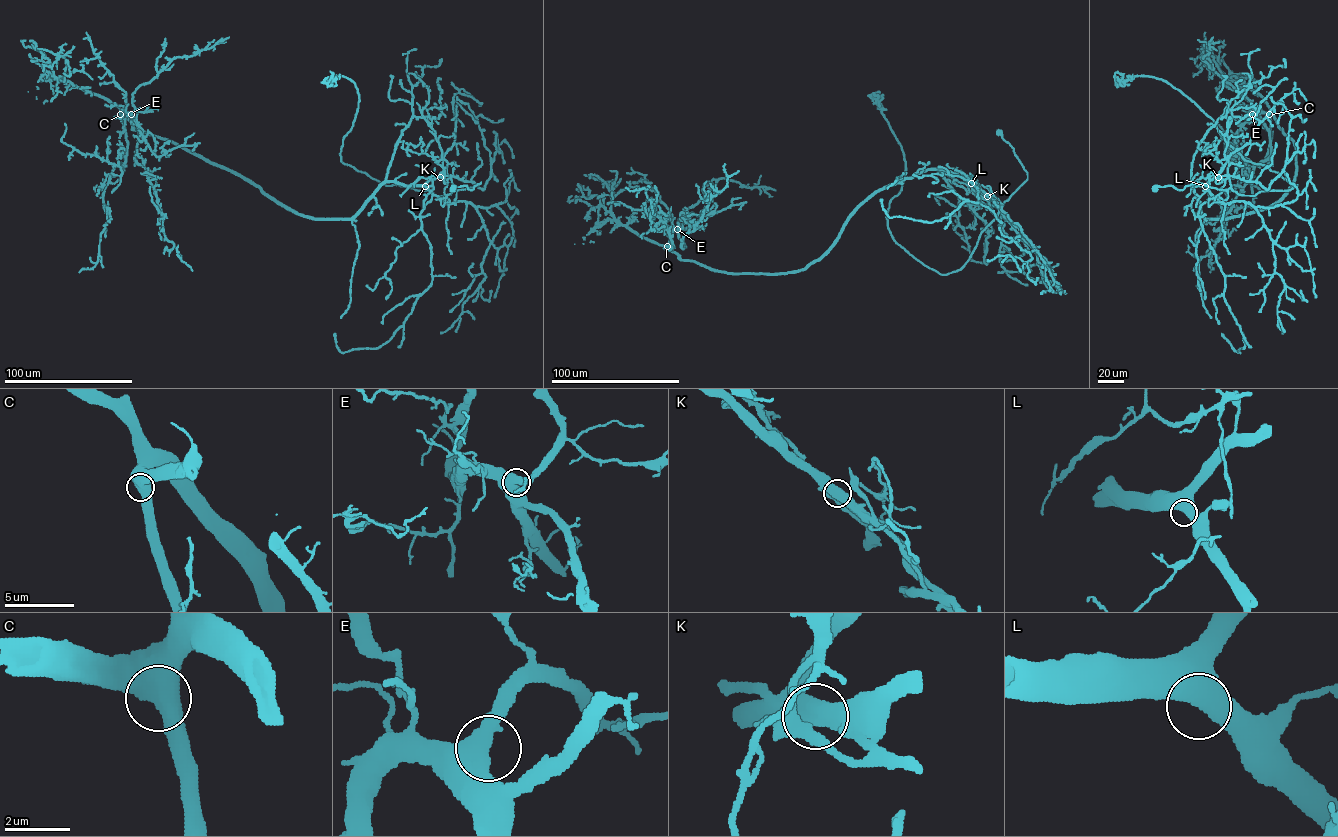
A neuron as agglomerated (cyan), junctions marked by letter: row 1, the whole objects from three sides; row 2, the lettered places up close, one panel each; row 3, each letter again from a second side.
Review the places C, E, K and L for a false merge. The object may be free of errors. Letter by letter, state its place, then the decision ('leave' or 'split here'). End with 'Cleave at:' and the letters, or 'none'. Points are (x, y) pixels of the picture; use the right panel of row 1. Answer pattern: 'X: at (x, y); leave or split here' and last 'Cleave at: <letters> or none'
C: at (1269, 114); leave
E: at (1252, 114); leave
K: at (1218, 177); split here
L: at (1205, 186); leave
Cleave at: K

